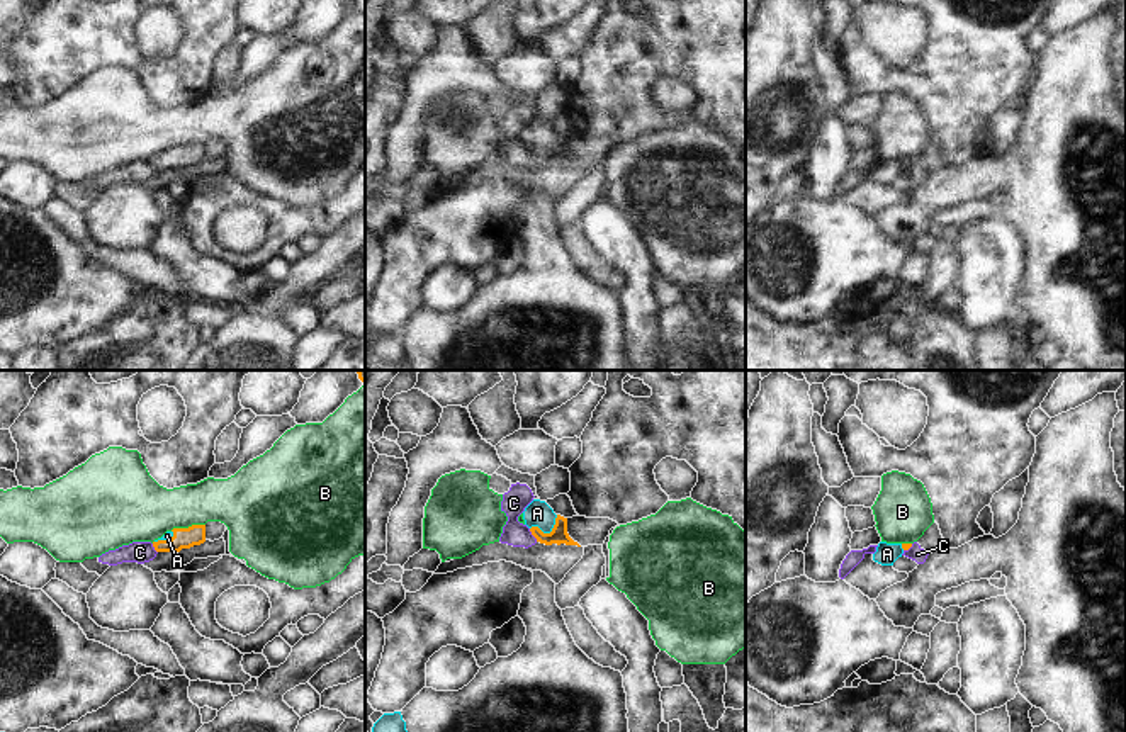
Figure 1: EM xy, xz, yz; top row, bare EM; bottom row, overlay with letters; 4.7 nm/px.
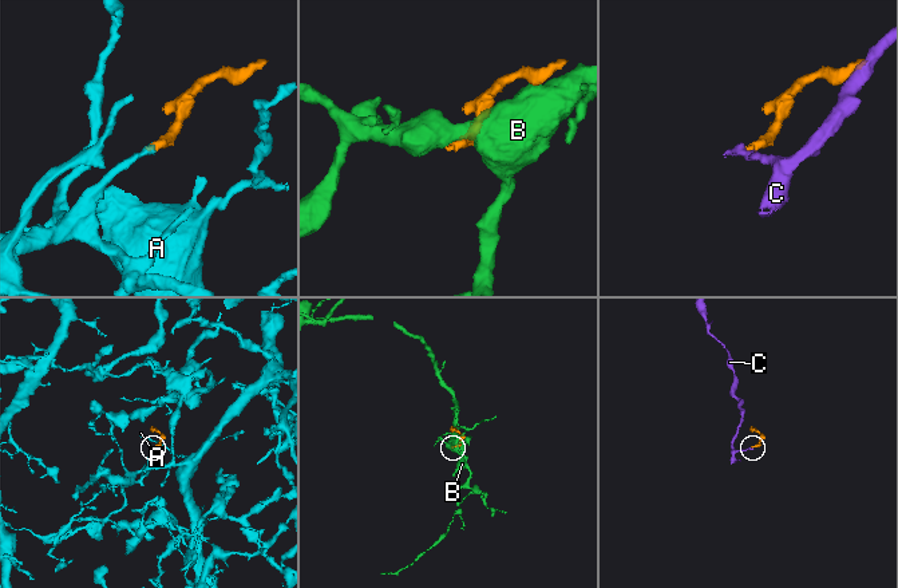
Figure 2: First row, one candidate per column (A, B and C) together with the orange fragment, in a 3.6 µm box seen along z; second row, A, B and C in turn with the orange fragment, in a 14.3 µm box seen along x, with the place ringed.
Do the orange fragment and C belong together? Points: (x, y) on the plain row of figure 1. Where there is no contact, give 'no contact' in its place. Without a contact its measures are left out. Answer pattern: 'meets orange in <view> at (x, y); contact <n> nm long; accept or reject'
meets orange in xz at (532, 153); contact 80 nm long; reject

